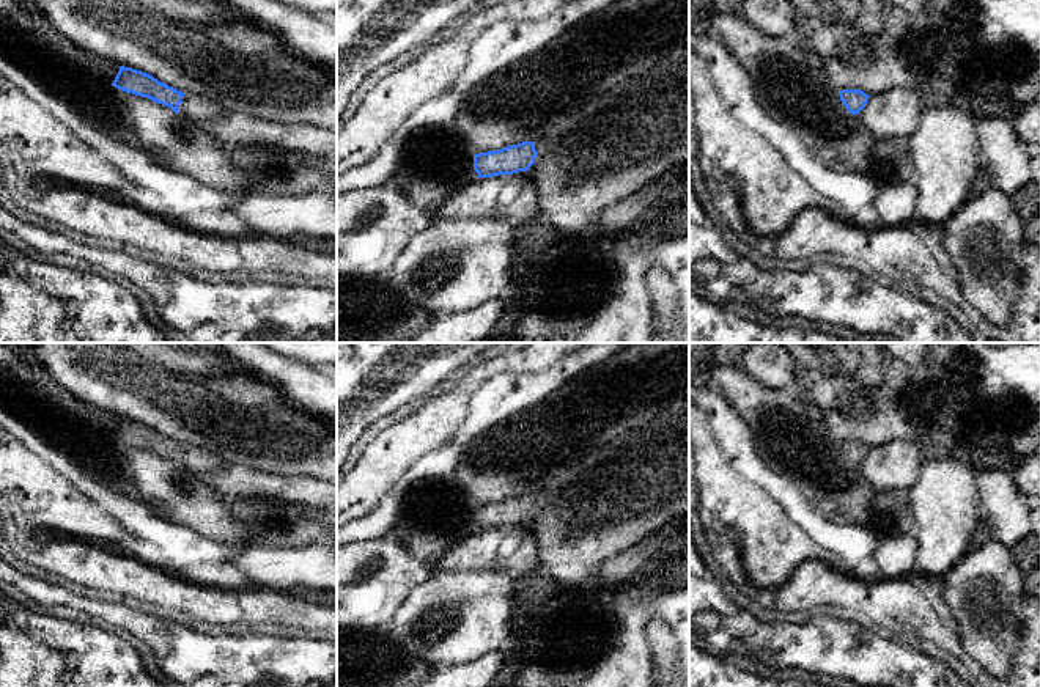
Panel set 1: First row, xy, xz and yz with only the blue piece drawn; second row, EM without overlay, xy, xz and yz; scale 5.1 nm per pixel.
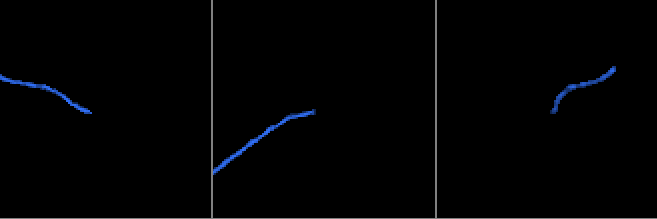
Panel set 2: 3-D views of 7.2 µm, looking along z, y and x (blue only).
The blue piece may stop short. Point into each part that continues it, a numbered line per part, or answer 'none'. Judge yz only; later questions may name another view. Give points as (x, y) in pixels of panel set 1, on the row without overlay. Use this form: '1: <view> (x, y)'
none

